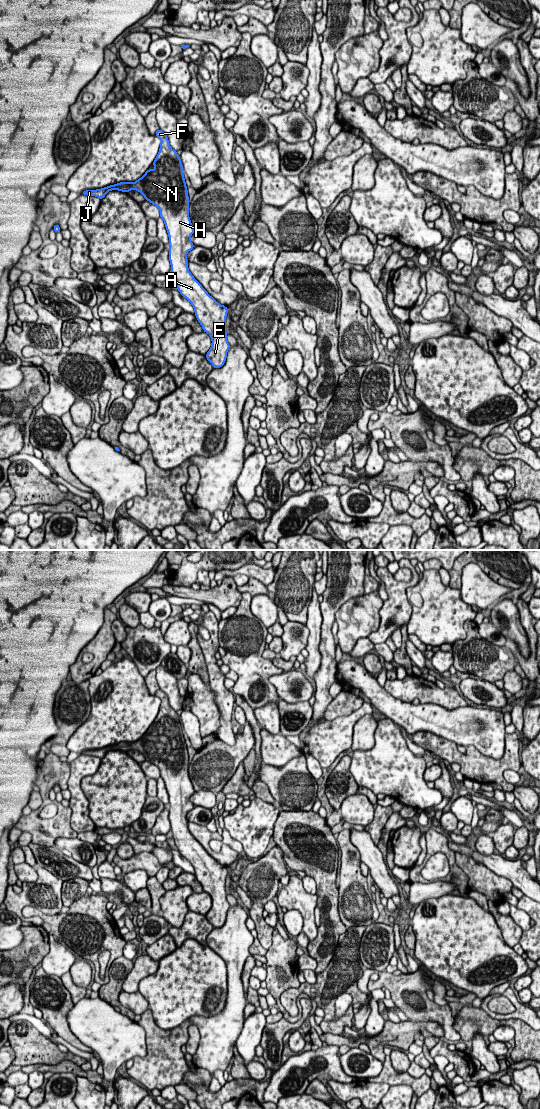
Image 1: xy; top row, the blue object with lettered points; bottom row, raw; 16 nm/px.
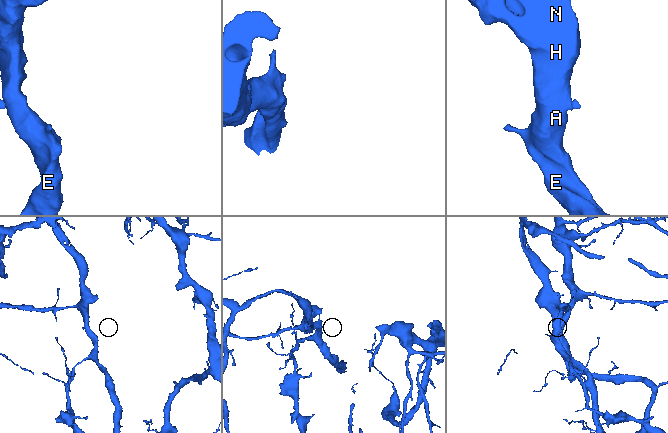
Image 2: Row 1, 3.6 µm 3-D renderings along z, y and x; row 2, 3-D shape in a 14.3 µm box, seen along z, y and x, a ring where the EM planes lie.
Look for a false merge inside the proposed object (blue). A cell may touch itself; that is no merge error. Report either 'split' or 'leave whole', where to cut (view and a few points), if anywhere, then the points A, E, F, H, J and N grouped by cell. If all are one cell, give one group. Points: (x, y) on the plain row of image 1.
leave whole; cut none; groups A E F H J N

